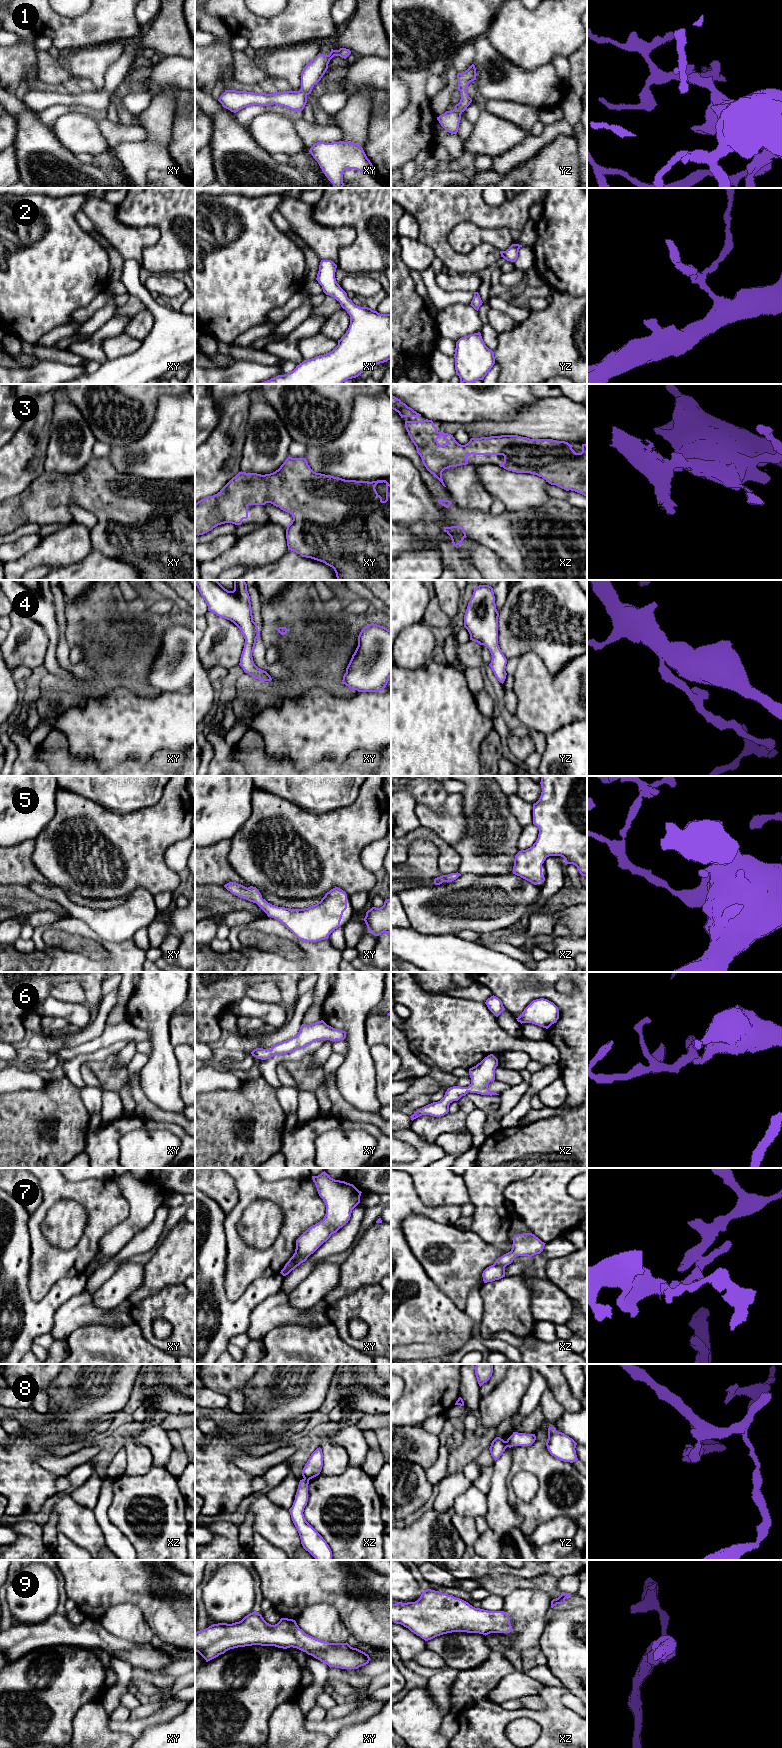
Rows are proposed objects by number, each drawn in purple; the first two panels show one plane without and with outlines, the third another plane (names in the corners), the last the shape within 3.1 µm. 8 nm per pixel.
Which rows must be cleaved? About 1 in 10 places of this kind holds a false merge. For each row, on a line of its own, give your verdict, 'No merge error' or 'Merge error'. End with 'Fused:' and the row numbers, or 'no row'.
1: No merge error
2: No merge error
3: No merge error
4: No merge error
5: No merge error
6: No merge error
7: Merge error
8: Merge error
9: No merge error
Fused: 7, 8

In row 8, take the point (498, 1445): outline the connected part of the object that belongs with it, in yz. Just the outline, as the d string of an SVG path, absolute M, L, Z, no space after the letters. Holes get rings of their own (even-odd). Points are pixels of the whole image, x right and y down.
M496 1437L492 1441L489 1450L490 1450L491 1456L496 1461L500 1458L500 1456L503 1454L506 1448L507 1448L506 1441L504 1441L500 1437Z

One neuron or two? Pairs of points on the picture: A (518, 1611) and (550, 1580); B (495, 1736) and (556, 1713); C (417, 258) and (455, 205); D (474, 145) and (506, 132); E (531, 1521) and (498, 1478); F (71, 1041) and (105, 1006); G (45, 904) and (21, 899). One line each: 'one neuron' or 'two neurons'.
A: two neurons
B: one neuron
C: two neurons
D: one neuron
E: two neurons
F: one neuron
G: one neuron

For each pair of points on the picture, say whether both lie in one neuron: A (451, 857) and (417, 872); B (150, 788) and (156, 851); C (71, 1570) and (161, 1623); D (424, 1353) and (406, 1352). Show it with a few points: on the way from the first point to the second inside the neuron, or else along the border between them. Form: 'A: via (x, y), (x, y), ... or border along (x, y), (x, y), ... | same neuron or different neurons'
A: border along (429, 841), (438, 850), (438, 869), (443, 874) | different neurons
B: border along (165, 786), (162, 796), (154, 804), (130, 812) | different neurons
C: via (95, 1570), (113, 1570), (142, 1599) | same neuron
D: via (420, 1352), (410, 1352) | same neuron

